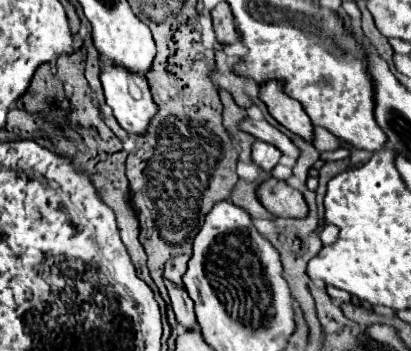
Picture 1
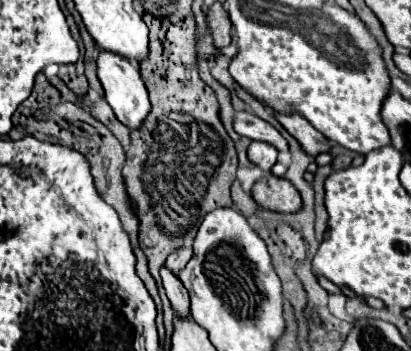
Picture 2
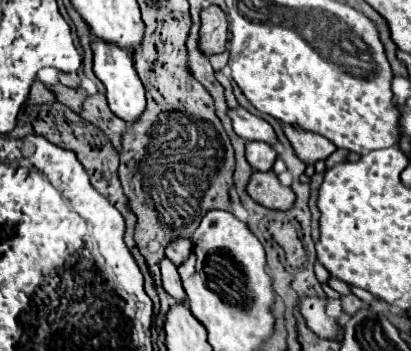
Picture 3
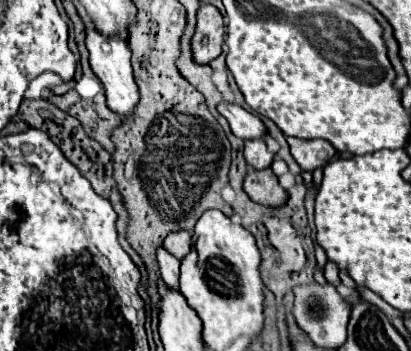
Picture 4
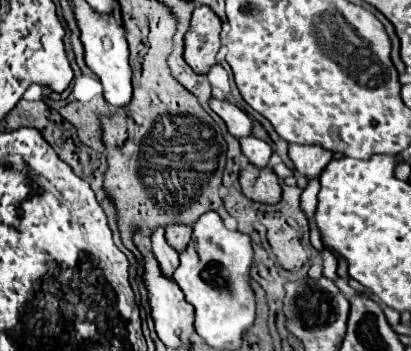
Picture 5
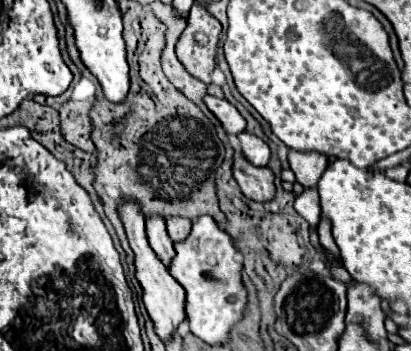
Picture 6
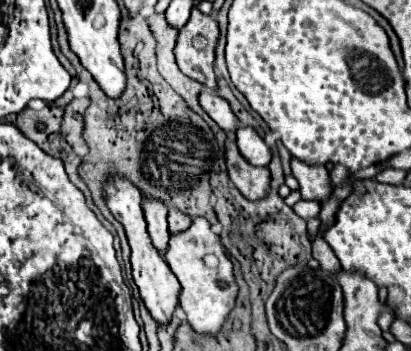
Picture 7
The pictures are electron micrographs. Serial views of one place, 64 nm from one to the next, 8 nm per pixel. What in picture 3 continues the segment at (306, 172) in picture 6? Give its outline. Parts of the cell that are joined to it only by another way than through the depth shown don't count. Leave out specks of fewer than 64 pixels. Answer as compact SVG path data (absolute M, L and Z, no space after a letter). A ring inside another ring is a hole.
M284 128L284 134L290 140L296 156L304 164L316 164L318 160L326 160L336 150L336 146L328 138L316 136L312 132L300 132L294 128Z

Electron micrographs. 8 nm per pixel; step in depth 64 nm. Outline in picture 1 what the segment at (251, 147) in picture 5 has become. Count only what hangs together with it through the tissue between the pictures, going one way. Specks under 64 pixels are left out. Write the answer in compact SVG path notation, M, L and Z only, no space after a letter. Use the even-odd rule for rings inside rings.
M256 140L252 144L252 160L266 172L270 172L276 164L278 164L278 158L280 158L280 152L272 146L272 144L266 144L266 142L260 142Z

